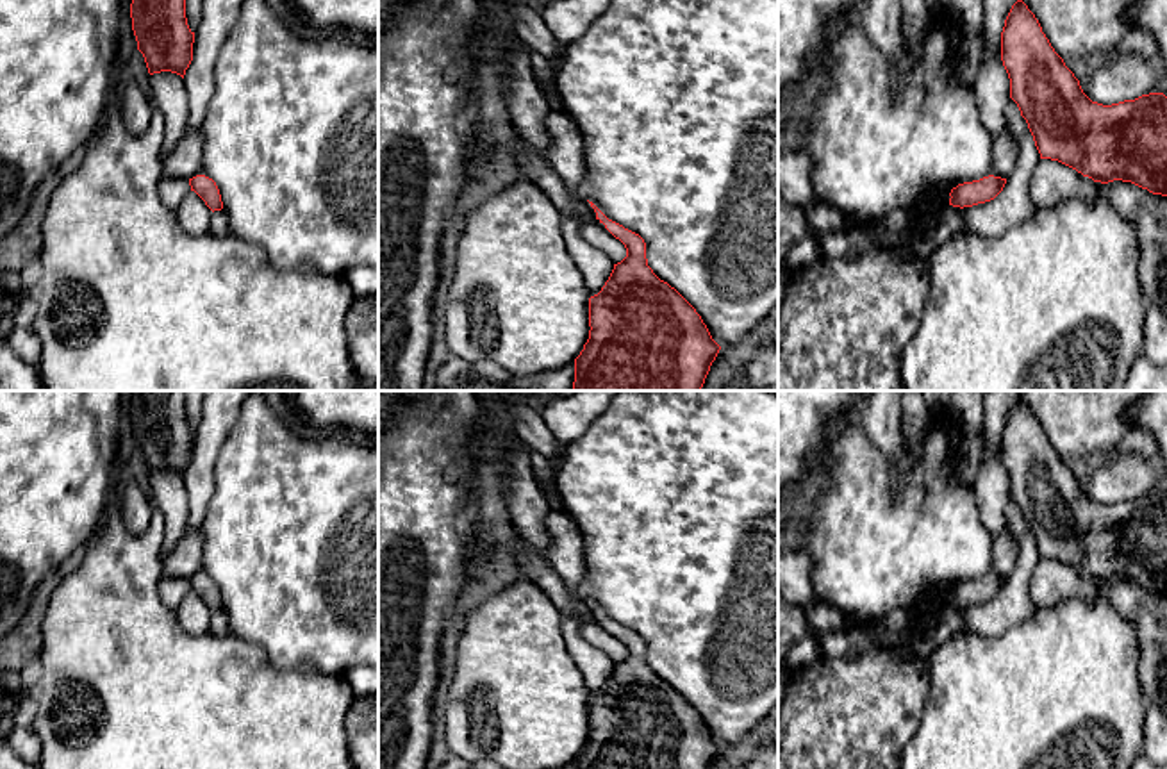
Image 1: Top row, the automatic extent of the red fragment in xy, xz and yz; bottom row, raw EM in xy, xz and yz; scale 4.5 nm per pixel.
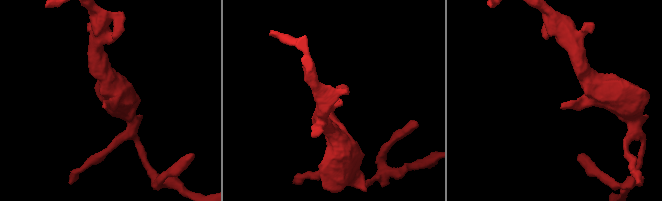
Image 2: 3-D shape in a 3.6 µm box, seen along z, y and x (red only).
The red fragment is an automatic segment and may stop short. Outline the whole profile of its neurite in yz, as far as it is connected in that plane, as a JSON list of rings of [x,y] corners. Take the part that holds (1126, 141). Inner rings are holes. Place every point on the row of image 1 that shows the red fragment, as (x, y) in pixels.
[[[1022,0],[1012,5],[1005,20],[1001,61],[1010,79],[1010,98],[1026,120],[1040,159],[1058,161],[1094,182],[1122,180],[1167,196],[1167,96],[1163,93],[1112,105],[1092,102]]]

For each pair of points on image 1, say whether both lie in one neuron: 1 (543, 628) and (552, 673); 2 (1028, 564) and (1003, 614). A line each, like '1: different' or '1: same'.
1: same
2: same

